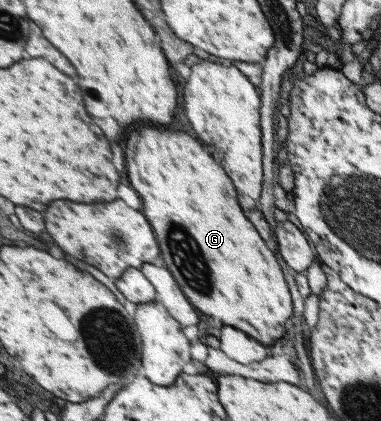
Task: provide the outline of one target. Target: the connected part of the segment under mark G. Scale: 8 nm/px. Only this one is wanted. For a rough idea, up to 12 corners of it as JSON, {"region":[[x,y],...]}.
{"region":[[136,130],[128,172],[164,266],[264,344],[292,296],[226,168]]}

